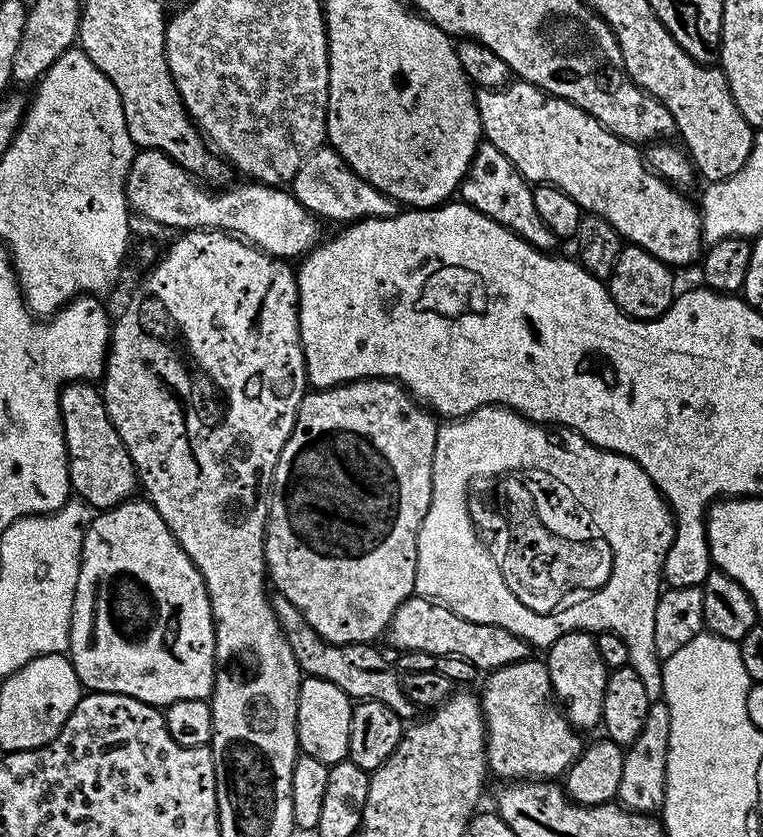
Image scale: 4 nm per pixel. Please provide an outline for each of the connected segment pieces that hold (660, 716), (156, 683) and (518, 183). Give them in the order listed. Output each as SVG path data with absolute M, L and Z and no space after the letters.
M663 702L649 703L646 722L638 738L627 745L622 762L622 782L618 782L618 800L631 812L656 814L666 798L666 762L670 746L670 710Z
M133 498L127 500L125 504L118 505L117 508L109 508L93 515L92 522L84 533L78 586L74 590L67 655L71 659L81 685L94 692L117 692L157 706L167 706L186 698L208 700L211 697L212 683L216 681L216 627L212 624L210 598L206 594L202 574L198 574L194 562L190 562L190 558L166 526L166 522L162 522L158 510L153 504L149 504L147 499Z
M482 142L476 148L474 158L470 162L464 181L460 183L458 196L465 204L469 204L474 210L486 214L494 222L506 226L514 234L518 234L527 244L540 249L541 252L551 253L558 237L542 222L538 210L534 210L534 198L532 197L533 185L515 166L498 150L498 146Z

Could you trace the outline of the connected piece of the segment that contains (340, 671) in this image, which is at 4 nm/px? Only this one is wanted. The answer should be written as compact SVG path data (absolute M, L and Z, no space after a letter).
M273 595L271 601L282 634L286 642L290 642L290 650L294 650L294 658L304 676L317 676L326 682L334 682L334 686L338 686L338 690L342 690L353 701L382 702L382 706L390 706L390 710L394 710L394 714L398 714L405 722L411 721L417 715L416 705L410 702L410 698L406 698L400 685L401 673L376 649L376 646L372 644L331 644L308 625L302 610L298 610L298 606L291 604L285 596Z

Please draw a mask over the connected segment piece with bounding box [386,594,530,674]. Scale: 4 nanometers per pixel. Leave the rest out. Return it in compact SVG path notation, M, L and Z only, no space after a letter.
M413 594L409 600L402 602L394 614L386 633L386 640L396 647L397 653L421 652L422 654L442 654L443 656L460 656L470 662L481 673L487 674L510 662L522 662L529 659L530 646L518 634L502 630L500 624L470 622L444 604L427 600L425 596Z

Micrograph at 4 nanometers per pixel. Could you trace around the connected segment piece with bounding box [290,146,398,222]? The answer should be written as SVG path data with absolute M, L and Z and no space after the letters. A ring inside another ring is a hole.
M325 146L314 150L306 162L294 174L290 191L302 207L307 208L313 216L328 220L344 220L340 222L355 222L370 218L386 218L394 216L398 211L395 200L382 194L370 182L366 182L332 149ZM325 216L325 217L324 217Z

